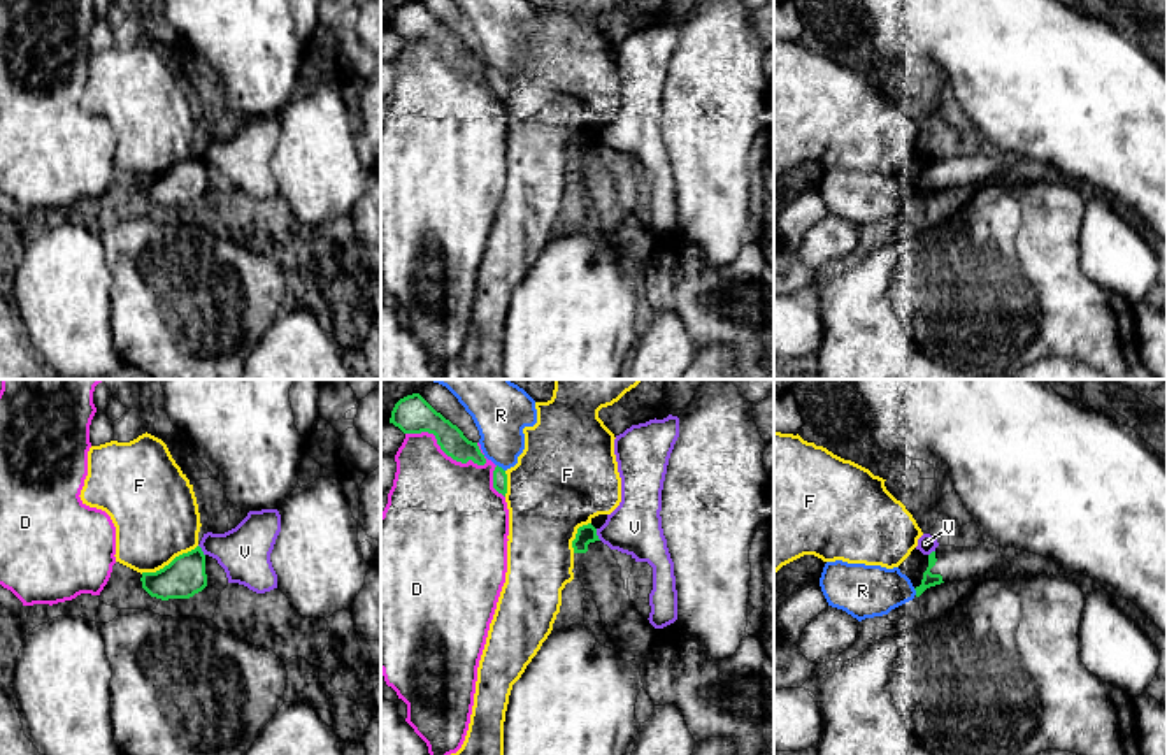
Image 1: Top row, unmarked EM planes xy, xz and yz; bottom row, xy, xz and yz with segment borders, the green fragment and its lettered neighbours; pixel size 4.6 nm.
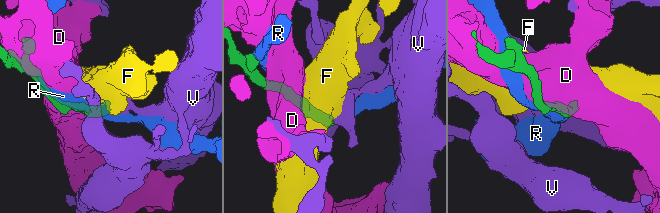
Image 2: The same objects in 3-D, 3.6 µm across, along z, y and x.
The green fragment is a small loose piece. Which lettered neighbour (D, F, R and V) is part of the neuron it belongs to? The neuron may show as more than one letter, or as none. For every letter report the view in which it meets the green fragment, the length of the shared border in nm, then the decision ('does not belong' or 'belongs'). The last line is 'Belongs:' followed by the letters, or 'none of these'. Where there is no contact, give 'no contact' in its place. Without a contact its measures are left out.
D: xz | 400 nm | does not belong
F: xy | 300 nm | does not belong
R: xz | 50 nm | does not belong
V: xz | 60 nm | does not belong
Belongs: none of these

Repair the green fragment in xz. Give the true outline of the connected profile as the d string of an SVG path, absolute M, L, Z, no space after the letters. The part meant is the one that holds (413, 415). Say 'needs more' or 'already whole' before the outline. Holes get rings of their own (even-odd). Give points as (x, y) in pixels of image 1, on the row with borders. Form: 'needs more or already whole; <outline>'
already whole; M419 393L400 399L391 411L390 423L404 434L433 434L440 449L456 462L486 464L477 442L469 441L456 425L437 413Z

